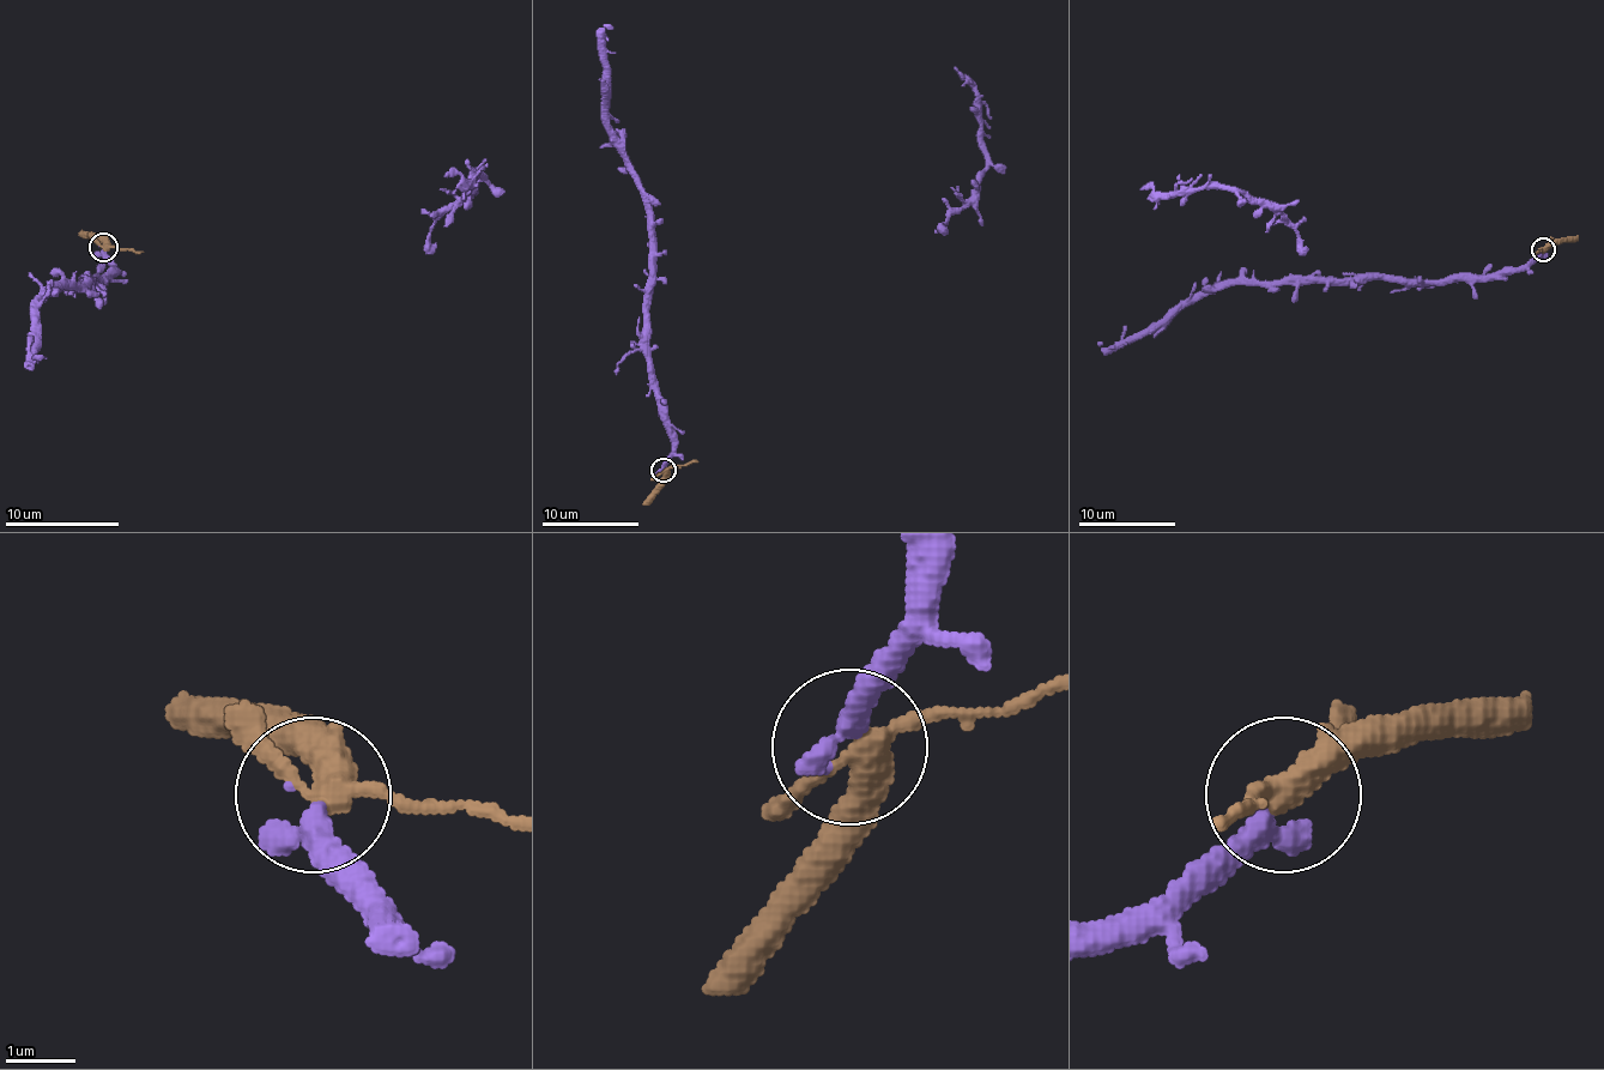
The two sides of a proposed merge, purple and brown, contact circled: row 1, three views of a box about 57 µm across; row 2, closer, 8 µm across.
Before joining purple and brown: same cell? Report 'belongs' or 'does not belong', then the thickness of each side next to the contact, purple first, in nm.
belongs; 300 nm thick on the purple side, 320 nm on the other

